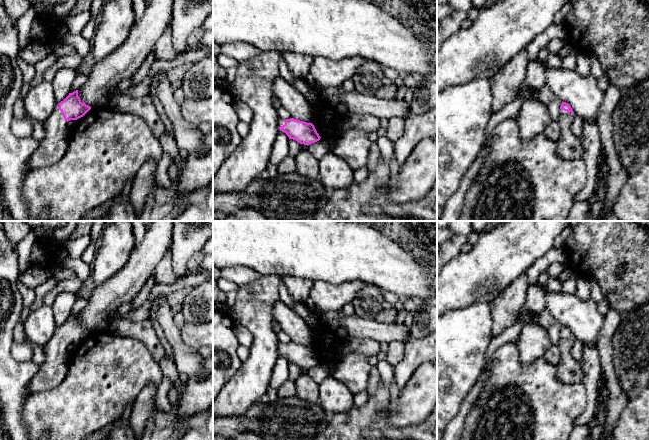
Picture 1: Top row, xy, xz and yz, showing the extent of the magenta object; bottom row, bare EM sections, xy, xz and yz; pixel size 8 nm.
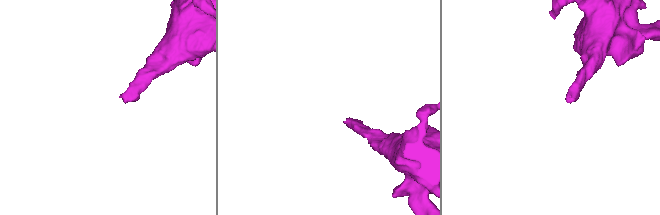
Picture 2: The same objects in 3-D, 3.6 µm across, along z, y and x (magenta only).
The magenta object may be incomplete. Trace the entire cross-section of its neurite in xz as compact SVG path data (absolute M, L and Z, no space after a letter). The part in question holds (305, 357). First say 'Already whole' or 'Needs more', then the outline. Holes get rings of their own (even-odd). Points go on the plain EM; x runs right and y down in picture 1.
Needs more. M290 342L278 343L277 348L279 355L285 356L289 363L296 364L300 368L308 370L321 362L312 347Z

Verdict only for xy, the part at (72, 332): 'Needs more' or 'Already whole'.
Needs more

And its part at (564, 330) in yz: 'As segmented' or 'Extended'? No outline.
Extended

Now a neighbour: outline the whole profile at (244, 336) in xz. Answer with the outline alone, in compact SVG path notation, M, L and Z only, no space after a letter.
M235 322L233 330L239 341L239 345L243 345L247 348L250 348L252 346L253 335L247 328Z

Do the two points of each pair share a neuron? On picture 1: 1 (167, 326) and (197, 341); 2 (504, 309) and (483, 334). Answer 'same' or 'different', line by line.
1: different
2: different

